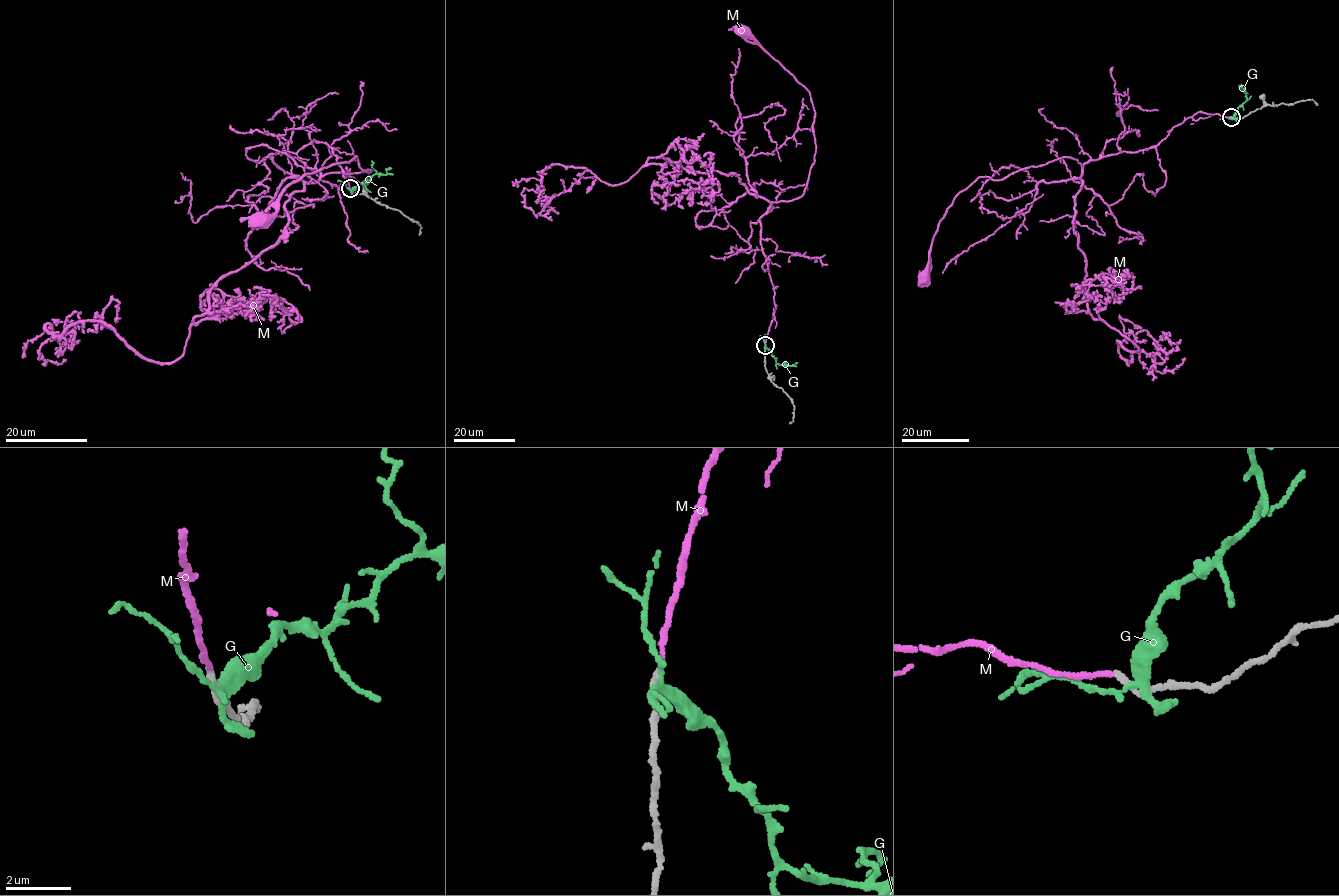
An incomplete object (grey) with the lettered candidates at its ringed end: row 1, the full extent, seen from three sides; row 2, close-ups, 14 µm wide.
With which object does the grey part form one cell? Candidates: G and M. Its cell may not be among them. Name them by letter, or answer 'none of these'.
M

